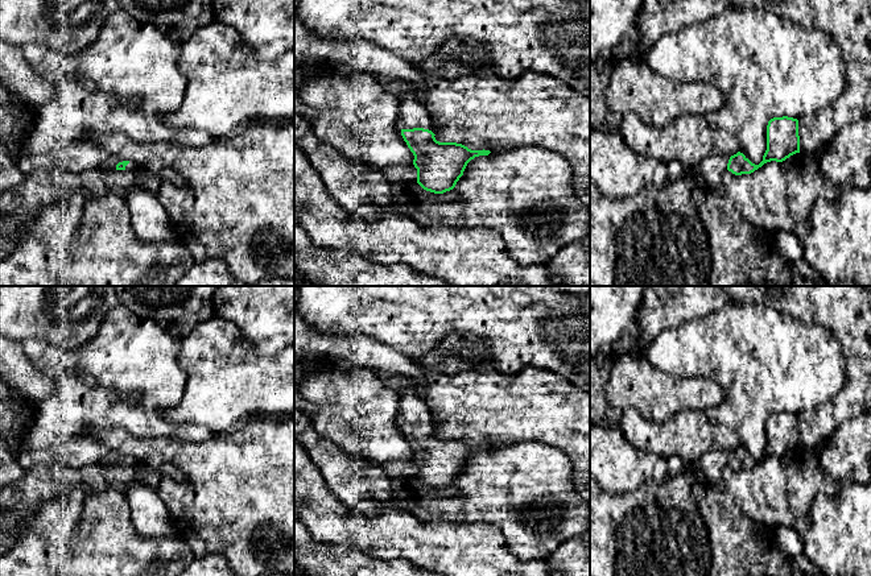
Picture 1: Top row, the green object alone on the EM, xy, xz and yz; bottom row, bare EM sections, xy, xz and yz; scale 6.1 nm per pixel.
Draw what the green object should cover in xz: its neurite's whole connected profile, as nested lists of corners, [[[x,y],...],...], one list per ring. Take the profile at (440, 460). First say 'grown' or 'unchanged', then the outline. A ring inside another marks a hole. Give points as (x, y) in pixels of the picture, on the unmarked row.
grown; [[[410,391],[399,395],[397,420],[408,443],[414,451],[417,478],[426,486],[443,489],[455,482],[467,459],[490,446],[471,446],[457,438],[439,438],[430,426],[432,417],[421,398]]]

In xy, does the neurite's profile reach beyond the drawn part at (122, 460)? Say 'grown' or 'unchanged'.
grown

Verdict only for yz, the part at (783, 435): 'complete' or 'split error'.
split error

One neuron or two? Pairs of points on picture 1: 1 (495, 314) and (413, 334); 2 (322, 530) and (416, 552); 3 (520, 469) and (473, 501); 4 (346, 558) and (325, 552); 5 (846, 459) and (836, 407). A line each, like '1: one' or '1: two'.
1: one
2: one
3: one
4: one
5: two

